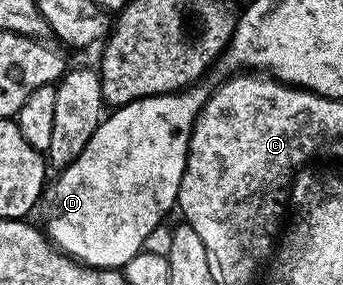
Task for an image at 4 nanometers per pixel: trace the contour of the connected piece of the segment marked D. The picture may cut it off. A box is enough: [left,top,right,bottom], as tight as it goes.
[38,85,209,269]

